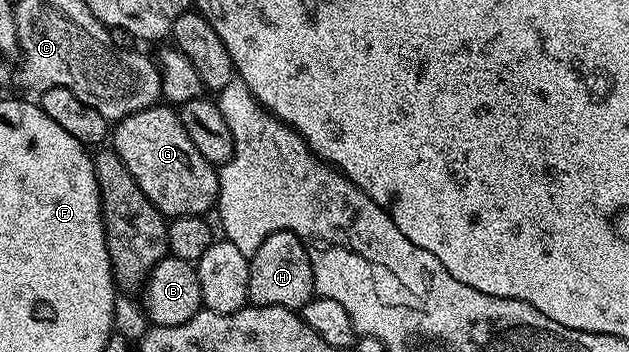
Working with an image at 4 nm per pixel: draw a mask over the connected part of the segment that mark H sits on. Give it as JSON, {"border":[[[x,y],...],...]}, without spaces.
{"border":[[[286,230],[268,234],[249,258],[249,302],[255,306],[282,306],[300,311],[313,297],[313,273],[304,244]]]}

